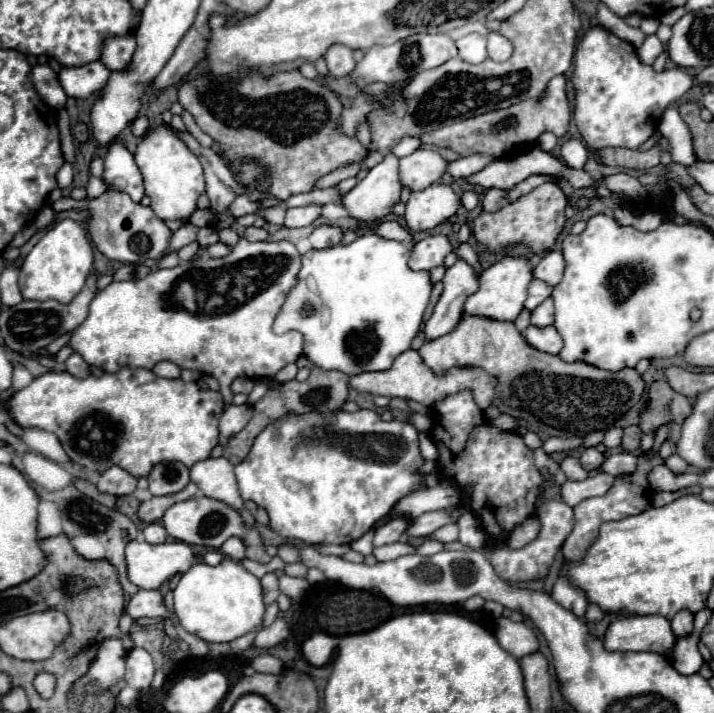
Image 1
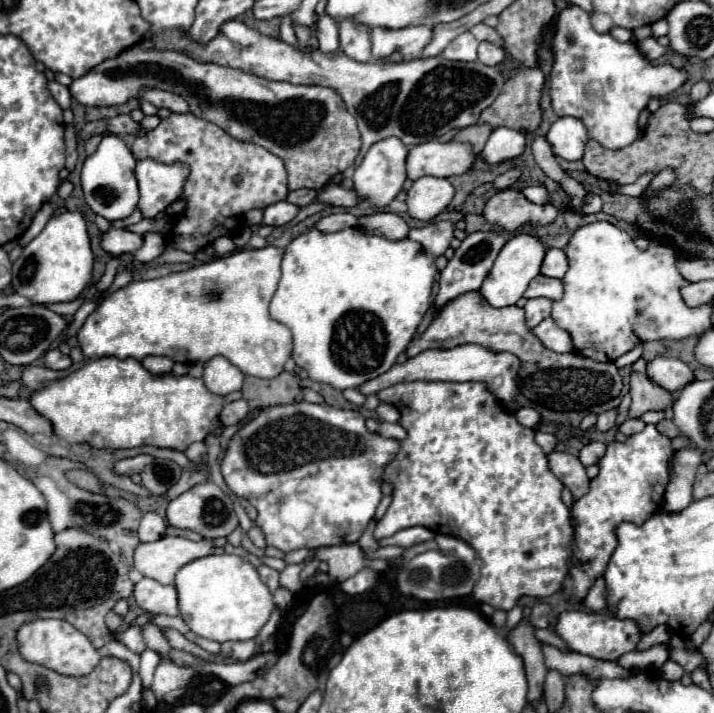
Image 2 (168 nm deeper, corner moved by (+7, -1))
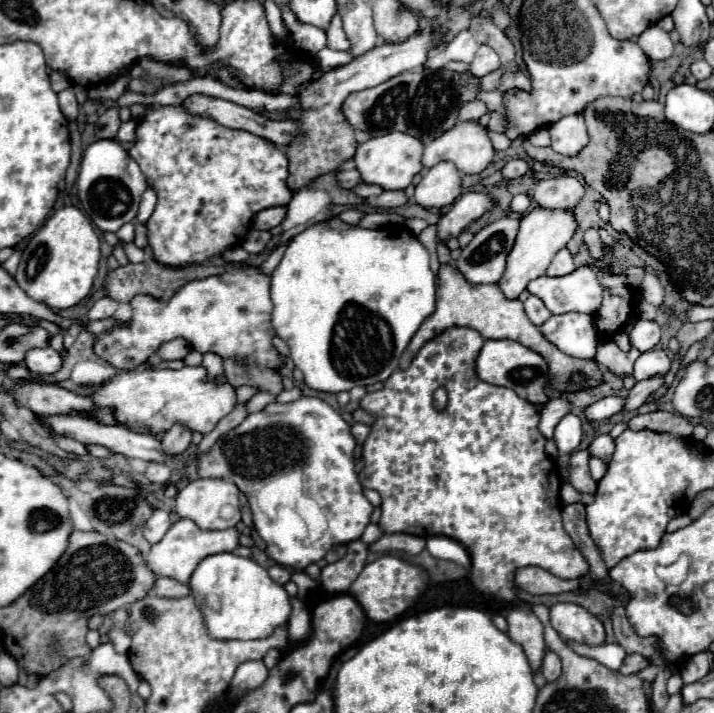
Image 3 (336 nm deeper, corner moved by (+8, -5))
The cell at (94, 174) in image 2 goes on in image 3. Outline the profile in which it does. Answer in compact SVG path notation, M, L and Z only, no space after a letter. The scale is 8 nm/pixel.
M114 139L94 141L82 157L80 173L76 179L78 197L86 215L102 231L118 231L124 223L134 221L138 213L140 197L146 189L146 177L138 169L136 161L124 151L124 147Z

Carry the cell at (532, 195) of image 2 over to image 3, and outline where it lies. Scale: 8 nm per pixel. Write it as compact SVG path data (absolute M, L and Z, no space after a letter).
M522 193L522 195L516 195L510 203L510 209L512 211L518 211L518 213L526 213L530 209L530 195Z

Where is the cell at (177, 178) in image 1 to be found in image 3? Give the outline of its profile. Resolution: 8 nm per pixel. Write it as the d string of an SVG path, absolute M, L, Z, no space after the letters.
M148 185L146 191L144 191L144 195L142 195L142 201L140 201L140 211L138 211L136 223L146 225L146 221L148 221L150 215L154 213L154 207L156 207L156 191L154 191L152 185Z

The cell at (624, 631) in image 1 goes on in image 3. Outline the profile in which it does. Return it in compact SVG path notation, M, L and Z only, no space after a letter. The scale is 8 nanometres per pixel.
M558 603L550 607L550 621L564 641L586 643L590 647L606 643L606 631L602 621L580 605Z

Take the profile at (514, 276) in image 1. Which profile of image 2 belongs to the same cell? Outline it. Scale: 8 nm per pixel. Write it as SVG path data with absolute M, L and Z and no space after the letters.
M517 233L515 237L511 237L505 247L501 249L491 273L487 275L487 279L481 285L481 295L493 305L493 307L507 307L507 305L515 305L531 279L535 279L541 271L541 263L543 257L547 253L547 245L543 239L535 237L535 235L527 235L527 233Z

